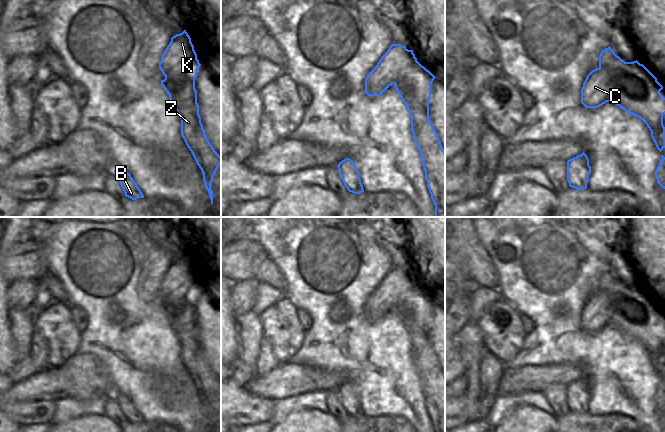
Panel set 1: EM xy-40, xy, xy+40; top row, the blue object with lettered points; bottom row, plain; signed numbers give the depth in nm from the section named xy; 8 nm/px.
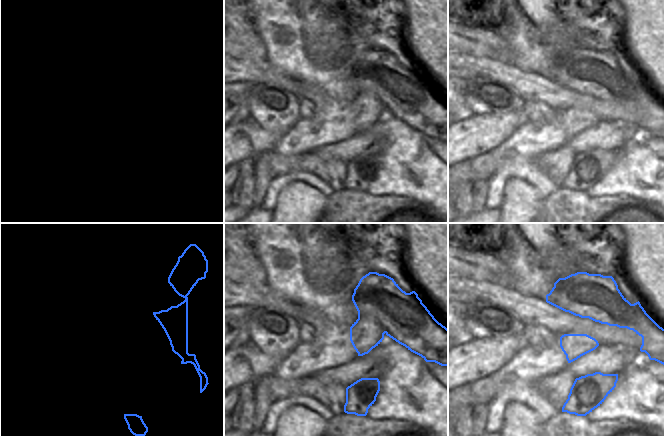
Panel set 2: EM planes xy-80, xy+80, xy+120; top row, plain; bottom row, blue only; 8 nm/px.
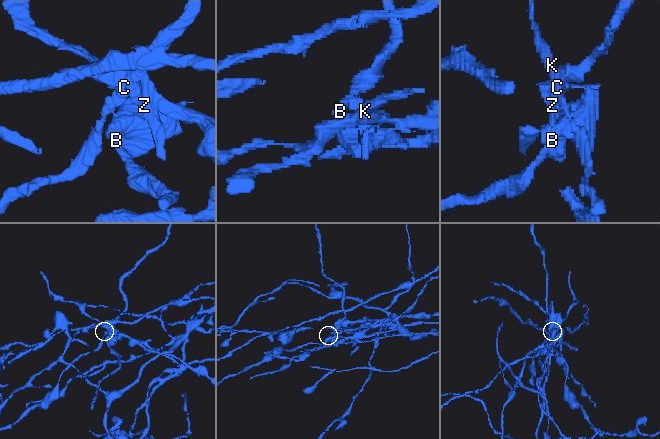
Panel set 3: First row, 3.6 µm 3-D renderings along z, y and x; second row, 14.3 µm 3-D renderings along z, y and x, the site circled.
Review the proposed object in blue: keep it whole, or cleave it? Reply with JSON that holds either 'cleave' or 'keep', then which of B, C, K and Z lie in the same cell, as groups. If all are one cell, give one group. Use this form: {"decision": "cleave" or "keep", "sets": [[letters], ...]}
{"decision": "cleave", "sets": [["B", "Z"], ["C", "K"]]}

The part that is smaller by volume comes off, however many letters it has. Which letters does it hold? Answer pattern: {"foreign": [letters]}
{"foreign": ["C", "K"]}

